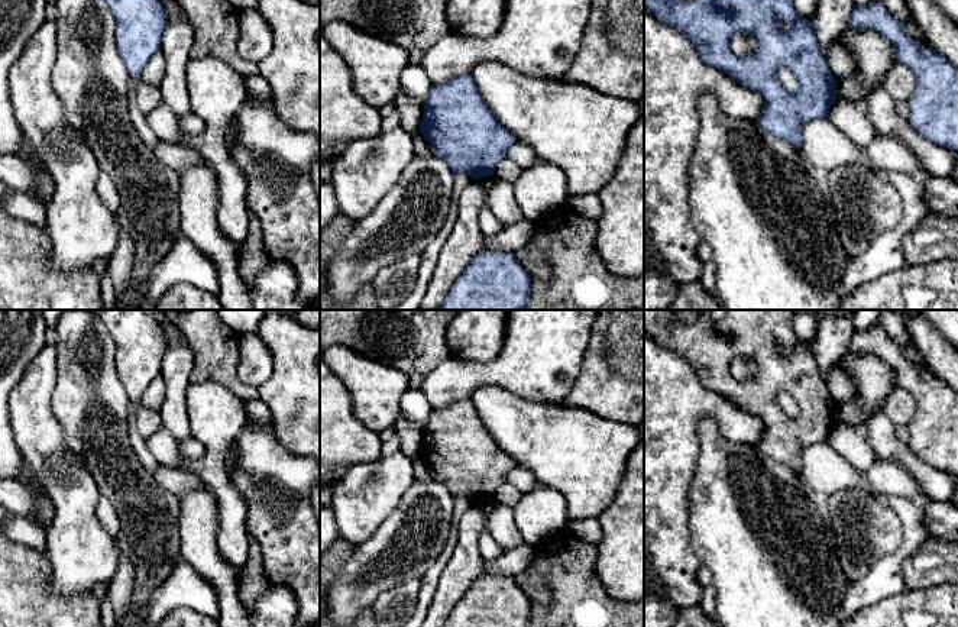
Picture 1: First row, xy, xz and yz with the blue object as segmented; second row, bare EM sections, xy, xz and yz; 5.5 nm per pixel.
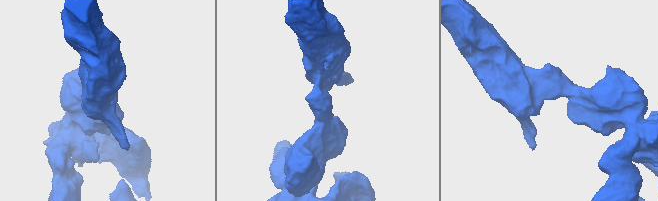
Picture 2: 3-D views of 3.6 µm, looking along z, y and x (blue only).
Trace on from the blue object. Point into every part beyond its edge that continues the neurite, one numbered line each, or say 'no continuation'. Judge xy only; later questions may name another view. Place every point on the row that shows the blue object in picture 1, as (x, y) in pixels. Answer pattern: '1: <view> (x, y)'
no continuation

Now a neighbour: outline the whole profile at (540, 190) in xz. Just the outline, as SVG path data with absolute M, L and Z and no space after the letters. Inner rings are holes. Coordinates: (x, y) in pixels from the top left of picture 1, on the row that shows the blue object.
M537 161L514 182L514 195L524 217L537 223L566 209L569 198L566 174L550 162Z

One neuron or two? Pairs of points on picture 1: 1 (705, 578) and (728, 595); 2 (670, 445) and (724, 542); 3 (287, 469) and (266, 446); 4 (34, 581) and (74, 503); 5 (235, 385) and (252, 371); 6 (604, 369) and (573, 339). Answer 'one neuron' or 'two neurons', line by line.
1: two neurons
2: two neurons
3: one neuron
4: two neurons
5: two neurons
6: two neurons

